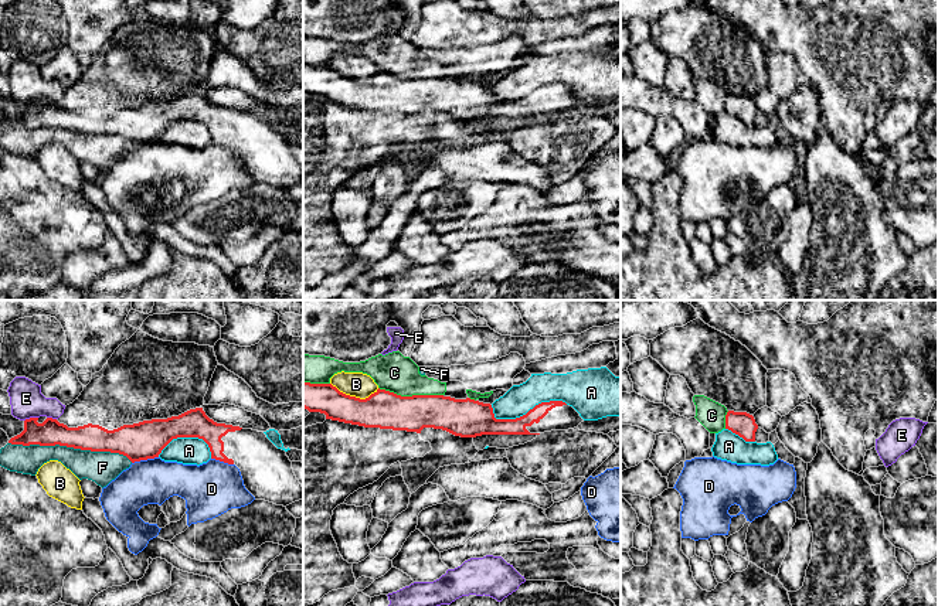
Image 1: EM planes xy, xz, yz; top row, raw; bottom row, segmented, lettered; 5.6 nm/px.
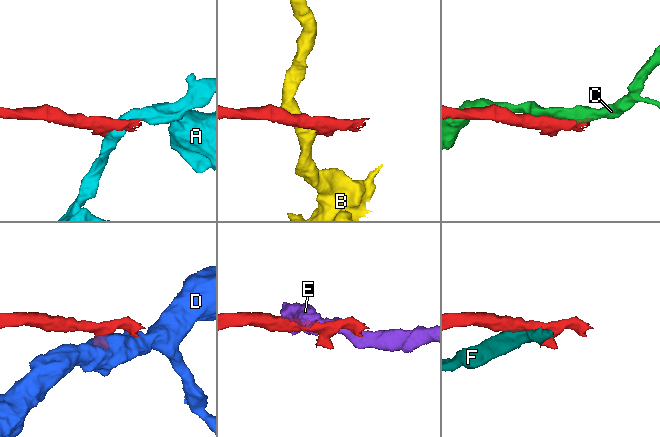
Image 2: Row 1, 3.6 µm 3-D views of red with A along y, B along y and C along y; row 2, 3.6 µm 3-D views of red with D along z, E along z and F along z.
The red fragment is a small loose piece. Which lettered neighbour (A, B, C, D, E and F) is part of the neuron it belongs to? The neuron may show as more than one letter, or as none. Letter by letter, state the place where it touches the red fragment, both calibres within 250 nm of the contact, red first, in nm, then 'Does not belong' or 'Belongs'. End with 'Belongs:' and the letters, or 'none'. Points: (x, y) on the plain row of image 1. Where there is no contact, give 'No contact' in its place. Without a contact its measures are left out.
A: Touches red at xz (527, 95). Thickness 130 nm (red) against 170 nm. Does not belong
B: Touches red at xz (354, 79). Thickness 220 nm (red) against 140 nm. Does not belong
C: Touches red at xz (413, 78). Thickness 220 nm (red) against 220 nm. Does not belong
D: Touches red at xy (145, 142). Thickness 220 nm (red) against 260 nm. Does not belong
E: Touches red at xy (30, 101). Thickness 150 nm (red) against 190 nm. Does not belong
F: Touches red at xy (71, 129). Thickness 150 nm (red) against 180 nm. Does not belong
Belongs: none

